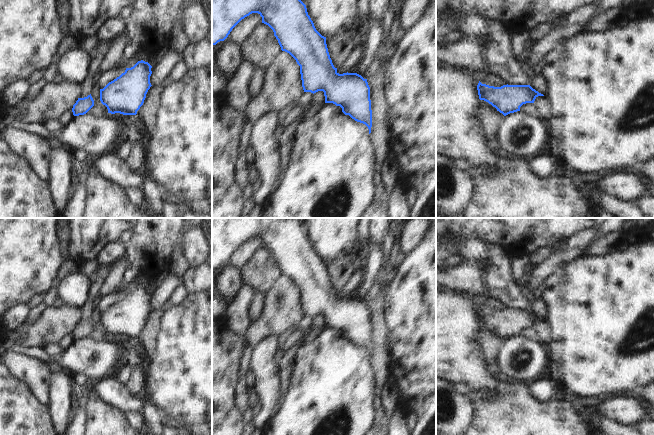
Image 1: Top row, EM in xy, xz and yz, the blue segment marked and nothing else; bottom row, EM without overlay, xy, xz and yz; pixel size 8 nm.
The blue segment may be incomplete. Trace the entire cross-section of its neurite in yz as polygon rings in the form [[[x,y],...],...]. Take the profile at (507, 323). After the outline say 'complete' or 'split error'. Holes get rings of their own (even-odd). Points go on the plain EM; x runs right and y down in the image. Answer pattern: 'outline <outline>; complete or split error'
outline [[[480,305],[477,309],[478,319],[480,324],[484,324],[491,328],[504,340],[520,335],[520,331],[526,327],[534,327],[538,320],[544,320],[530,309],[503,309],[501,311],[489,310],[482,308]]]; complete

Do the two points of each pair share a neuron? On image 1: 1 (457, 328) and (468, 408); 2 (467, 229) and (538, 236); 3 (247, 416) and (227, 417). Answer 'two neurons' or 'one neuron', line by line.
1: two neurons
2: one neuron
3: two neurons

